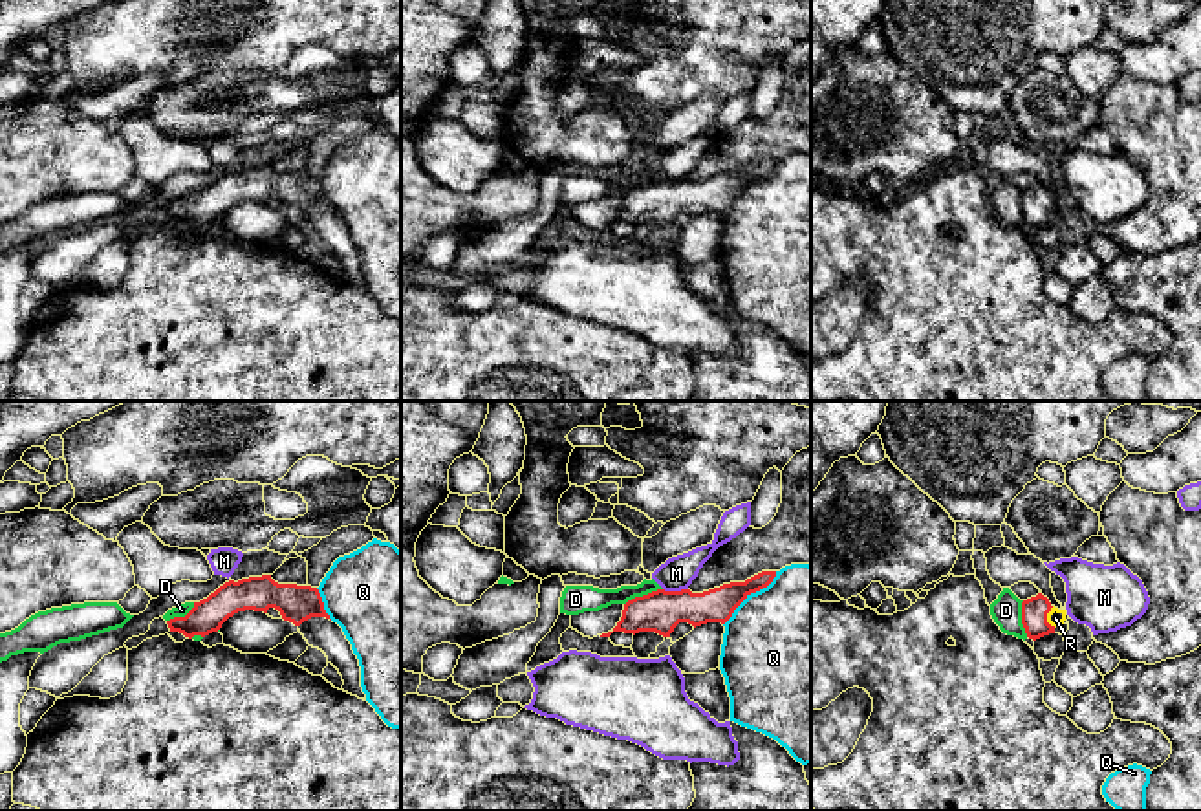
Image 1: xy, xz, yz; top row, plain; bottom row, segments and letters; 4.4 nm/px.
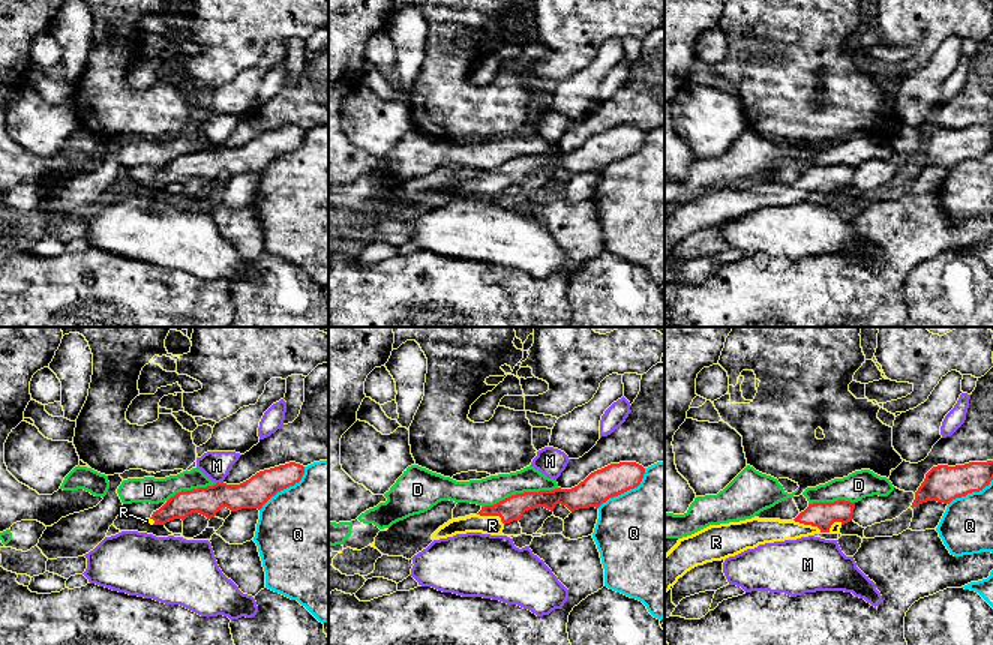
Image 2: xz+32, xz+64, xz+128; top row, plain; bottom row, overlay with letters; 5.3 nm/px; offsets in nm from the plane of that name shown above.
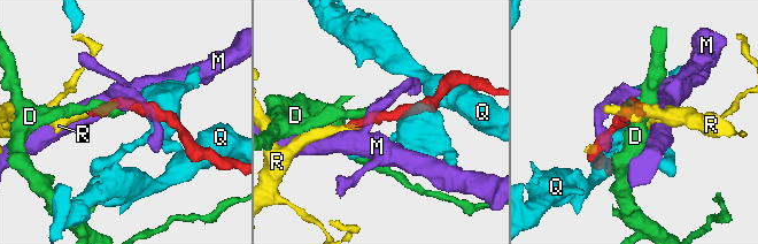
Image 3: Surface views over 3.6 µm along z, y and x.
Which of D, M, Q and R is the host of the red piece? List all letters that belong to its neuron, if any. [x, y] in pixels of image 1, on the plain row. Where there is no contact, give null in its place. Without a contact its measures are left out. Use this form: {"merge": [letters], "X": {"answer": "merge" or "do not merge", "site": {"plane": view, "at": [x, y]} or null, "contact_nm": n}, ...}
{"merge": ["R"], "D": {"answer": "do not merge", "site": {"plane": "xz", "at": [643, 185]}, "contact_nm": 180}, "M": {"answer": "do not merge", "site": {"plane": "xz", "at": [676, 182]}, "contact_nm": 110}, "Q": {"answer": "do not merge", "site": {"plane": "xz", "at": [749, 183]}, "contact_nm": 340}, "R": {"answer": "merge", "site": {"plane": "yz", "at": [1046, 207]}, "contact_nm": 100}}

